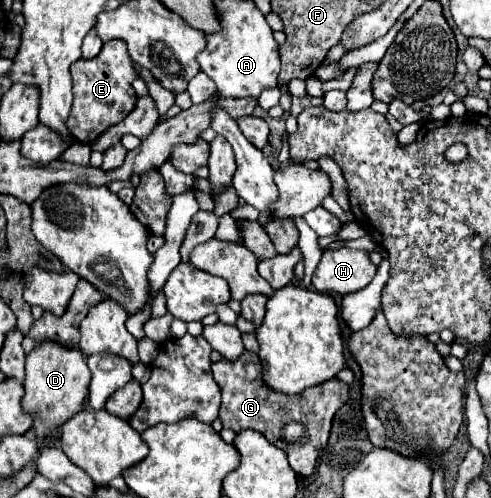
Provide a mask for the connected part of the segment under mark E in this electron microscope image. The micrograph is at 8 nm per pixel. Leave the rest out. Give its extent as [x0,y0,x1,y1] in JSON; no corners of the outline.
[69,40,139,142]

